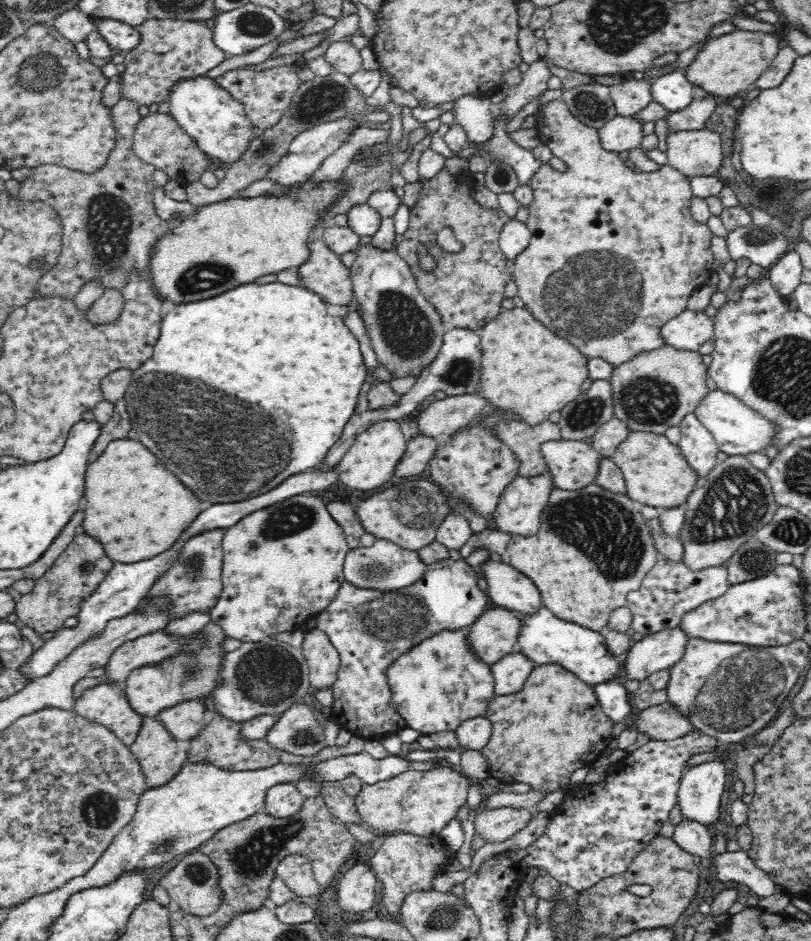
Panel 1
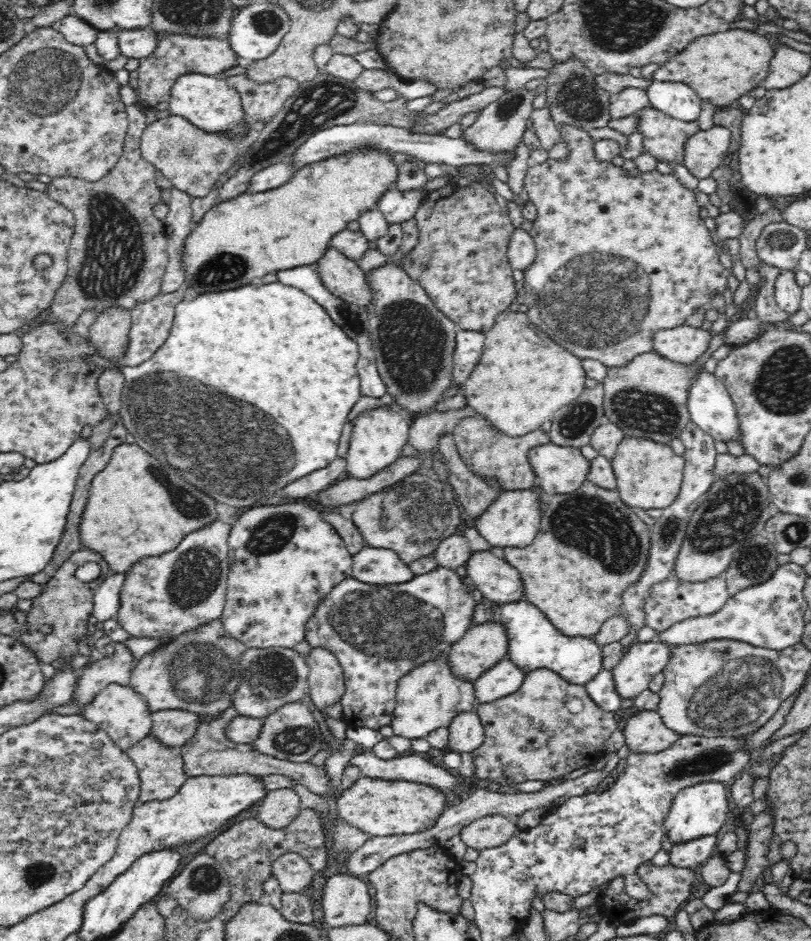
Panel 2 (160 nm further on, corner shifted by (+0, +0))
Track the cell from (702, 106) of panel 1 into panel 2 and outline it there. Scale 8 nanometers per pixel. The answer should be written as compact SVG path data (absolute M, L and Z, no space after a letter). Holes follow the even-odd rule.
M652 106L637 113L636 132L643 137L643 153L652 155L657 162L671 166L684 164L684 153L688 138L700 132L697 121L684 122L658 111Z

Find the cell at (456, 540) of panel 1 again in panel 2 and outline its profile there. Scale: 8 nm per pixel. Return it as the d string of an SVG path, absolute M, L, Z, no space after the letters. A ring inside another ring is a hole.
M456 531L453 535L441 541L436 553L433 554L433 558L436 560L438 567L456 572L457 568L468 562L471 554L468 539L466 539L464 533Z

